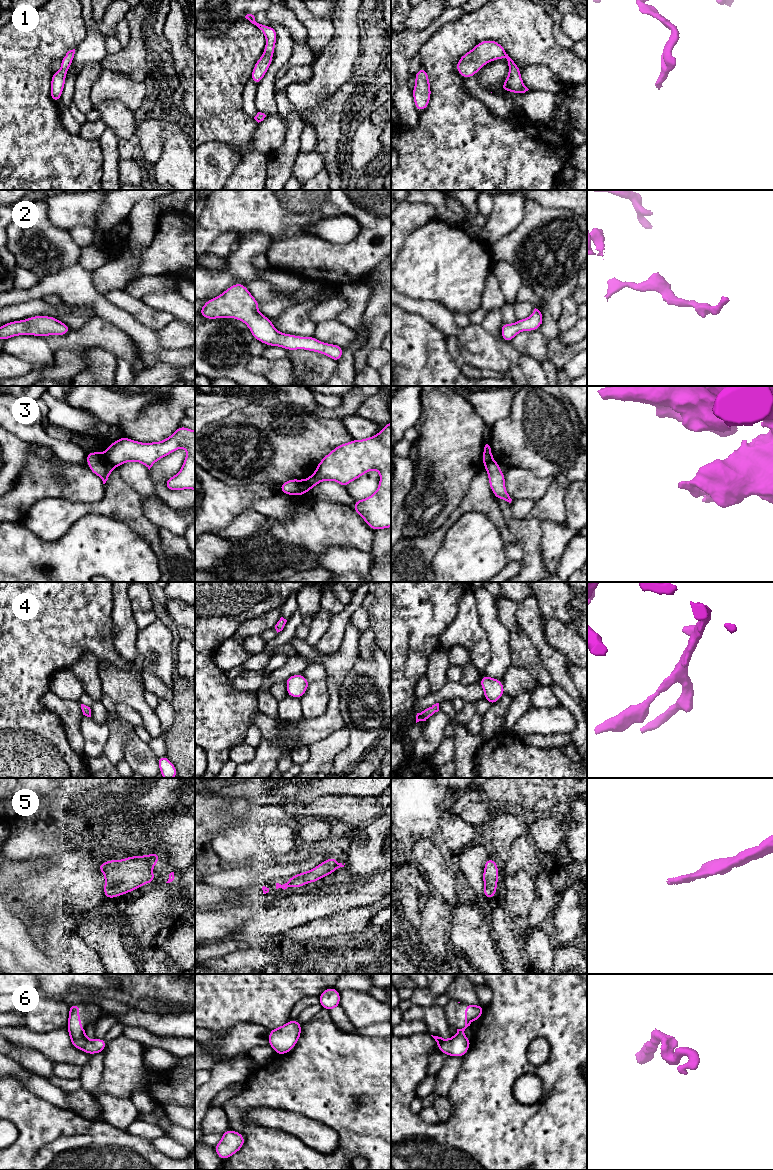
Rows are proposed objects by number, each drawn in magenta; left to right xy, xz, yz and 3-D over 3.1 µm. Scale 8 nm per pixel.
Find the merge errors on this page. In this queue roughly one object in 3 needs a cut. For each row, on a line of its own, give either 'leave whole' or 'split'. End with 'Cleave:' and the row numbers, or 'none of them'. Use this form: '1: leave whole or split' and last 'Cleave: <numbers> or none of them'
1: leave whole
2: leave whole
3: split
4: leave whole
5: leave whole
6: leave whole
Cleave: 3

